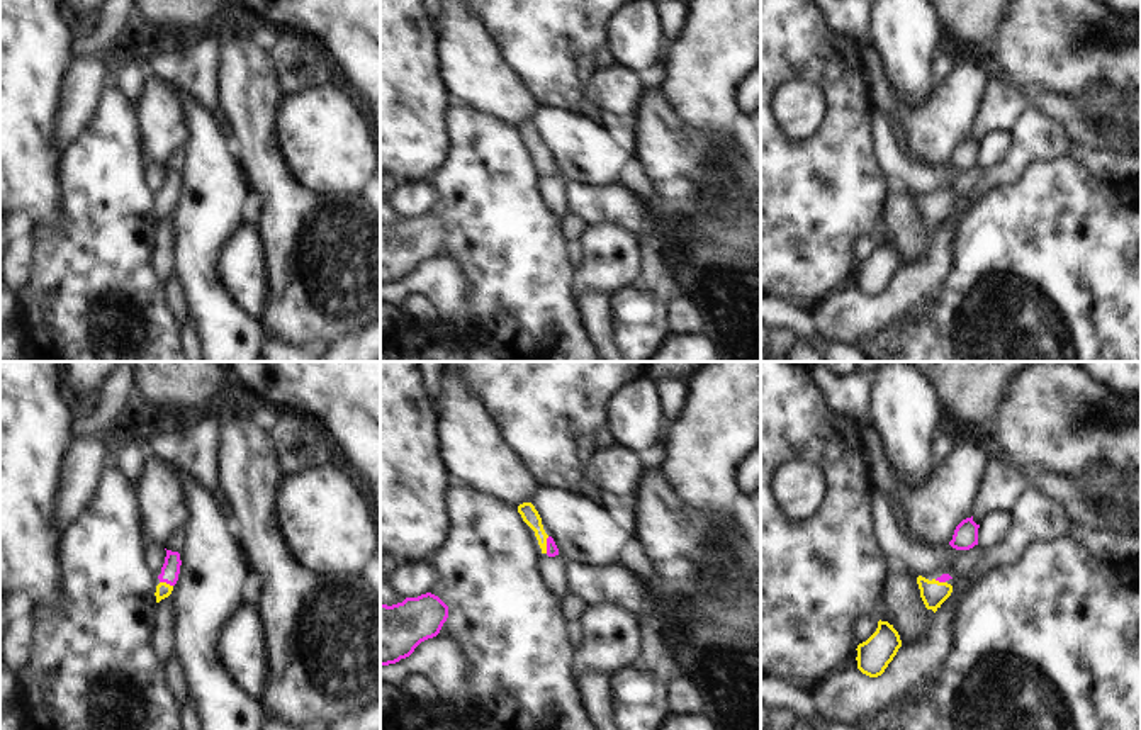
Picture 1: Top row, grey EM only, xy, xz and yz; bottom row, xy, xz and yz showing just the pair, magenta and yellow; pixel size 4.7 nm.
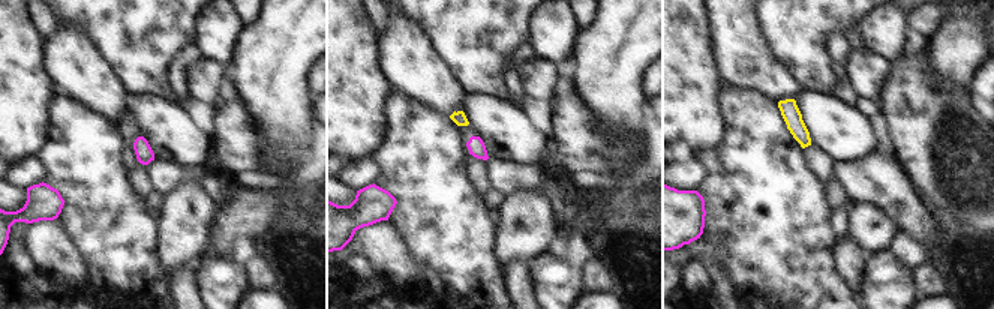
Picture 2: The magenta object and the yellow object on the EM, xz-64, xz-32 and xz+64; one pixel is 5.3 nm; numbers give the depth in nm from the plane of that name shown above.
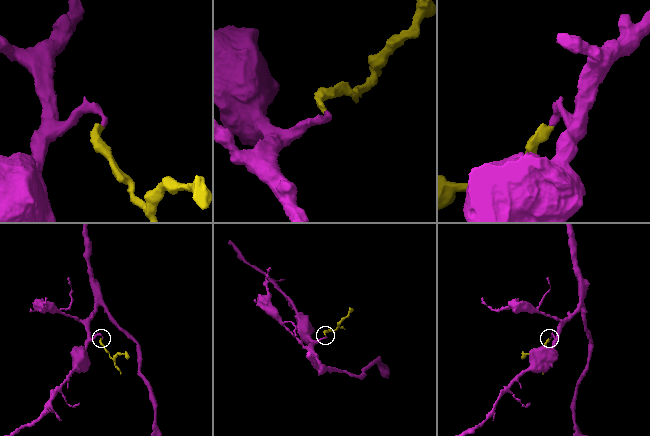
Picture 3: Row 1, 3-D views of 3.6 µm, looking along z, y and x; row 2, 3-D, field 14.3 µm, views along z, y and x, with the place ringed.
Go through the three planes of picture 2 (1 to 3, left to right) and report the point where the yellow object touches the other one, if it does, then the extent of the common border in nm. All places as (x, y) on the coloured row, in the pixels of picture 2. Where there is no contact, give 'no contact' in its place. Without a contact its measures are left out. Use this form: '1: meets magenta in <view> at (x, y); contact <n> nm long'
1: no contact
2: no contact
3: no contact

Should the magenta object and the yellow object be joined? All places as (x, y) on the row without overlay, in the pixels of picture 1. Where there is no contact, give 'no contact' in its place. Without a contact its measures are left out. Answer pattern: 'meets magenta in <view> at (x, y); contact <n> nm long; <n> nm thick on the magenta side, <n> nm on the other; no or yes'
meets magenta in xz at (547, 165); contact 80 nm long; 60 nm thick on the magenta side, 80 nm on the other; yes

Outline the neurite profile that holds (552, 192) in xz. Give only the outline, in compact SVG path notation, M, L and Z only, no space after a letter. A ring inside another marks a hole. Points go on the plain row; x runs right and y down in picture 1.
M547 173L538 175L538 192L548 211L559 219L565 214L565 180L562 175L548 177Z

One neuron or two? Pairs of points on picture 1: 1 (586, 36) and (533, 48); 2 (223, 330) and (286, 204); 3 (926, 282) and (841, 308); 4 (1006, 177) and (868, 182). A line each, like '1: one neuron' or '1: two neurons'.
1: one neuron
2: two neurons
3: one neuron
4: two neurons

